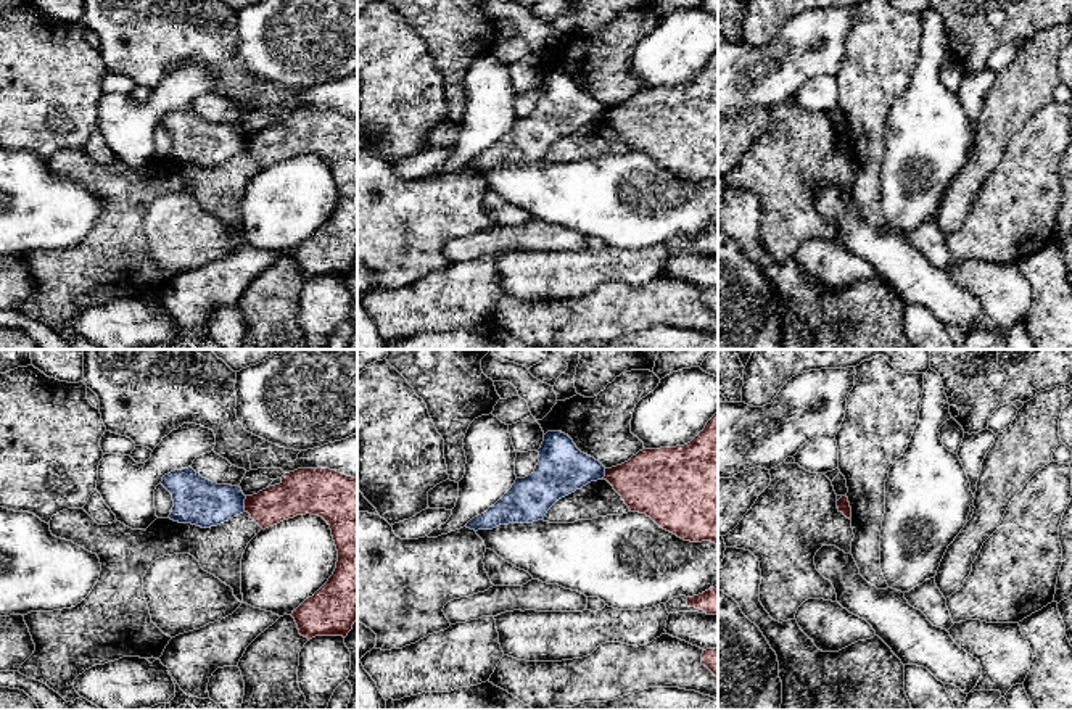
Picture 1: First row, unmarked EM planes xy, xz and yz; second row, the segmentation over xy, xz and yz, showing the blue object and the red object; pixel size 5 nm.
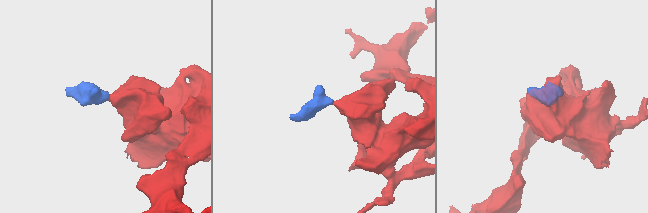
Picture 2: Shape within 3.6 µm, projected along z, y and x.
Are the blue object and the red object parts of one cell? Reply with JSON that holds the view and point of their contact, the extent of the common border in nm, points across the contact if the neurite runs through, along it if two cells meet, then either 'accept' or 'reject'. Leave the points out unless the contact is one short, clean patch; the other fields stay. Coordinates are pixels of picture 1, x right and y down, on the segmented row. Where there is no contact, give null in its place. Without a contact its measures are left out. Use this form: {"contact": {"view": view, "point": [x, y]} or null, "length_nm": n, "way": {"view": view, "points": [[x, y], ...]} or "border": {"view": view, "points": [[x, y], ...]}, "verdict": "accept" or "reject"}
{"contact": {"view": "xy", "point": [243, 504]}, "length_nm": 80, "border": {"view": "xy", "points": [[247, 496], [243, 511]]}, "verdict": "reject"}

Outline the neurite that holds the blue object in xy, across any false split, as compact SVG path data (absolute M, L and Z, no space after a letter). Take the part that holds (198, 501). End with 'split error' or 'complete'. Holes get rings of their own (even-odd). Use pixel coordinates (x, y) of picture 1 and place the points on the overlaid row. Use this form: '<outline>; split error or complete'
M192 467L164 475L161 485L174 501L169 518L179 523L211 528L245 512L240 486L212 483Z; complete

